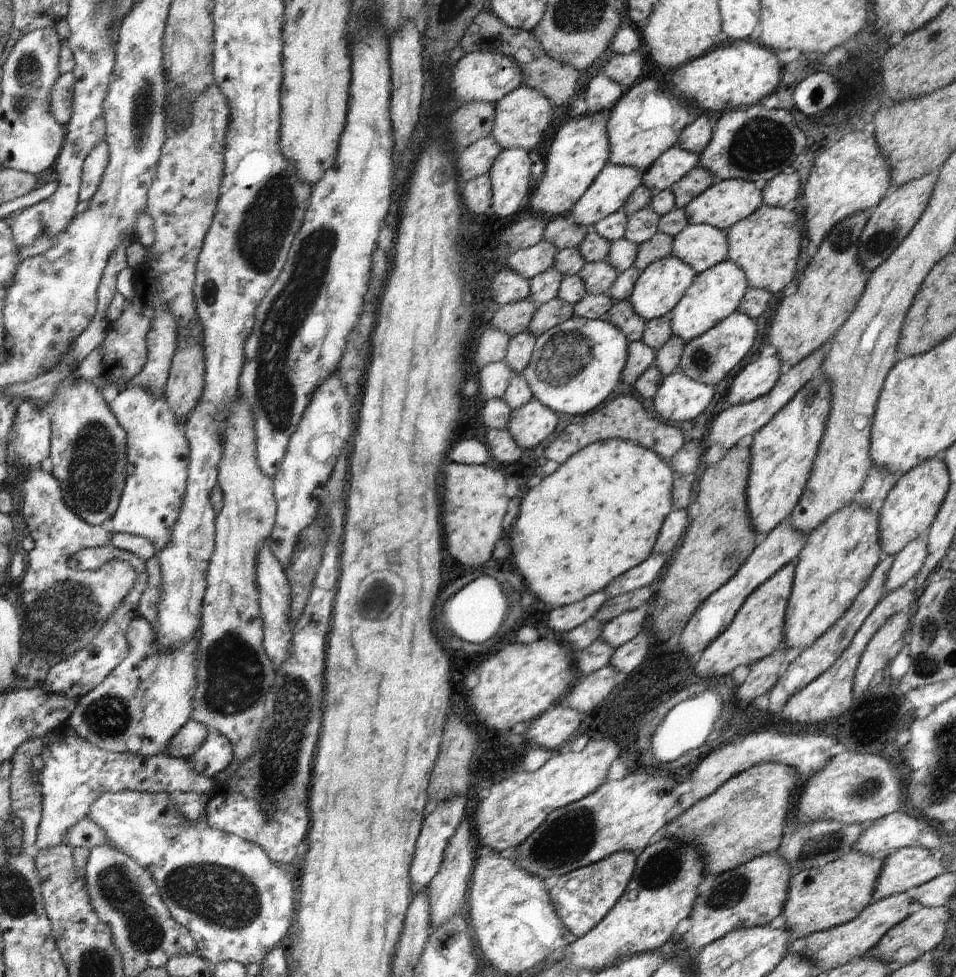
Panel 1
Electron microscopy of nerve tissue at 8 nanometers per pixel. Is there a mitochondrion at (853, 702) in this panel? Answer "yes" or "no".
no

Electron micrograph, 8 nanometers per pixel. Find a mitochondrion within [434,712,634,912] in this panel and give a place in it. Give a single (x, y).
(570, 837)

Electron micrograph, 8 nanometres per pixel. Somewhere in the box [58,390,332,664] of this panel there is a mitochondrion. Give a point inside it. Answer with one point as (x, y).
(93, 462)

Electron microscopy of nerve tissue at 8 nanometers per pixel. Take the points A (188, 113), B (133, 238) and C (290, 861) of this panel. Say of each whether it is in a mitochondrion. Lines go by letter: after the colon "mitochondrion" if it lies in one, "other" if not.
A: other
B: other
C: other

